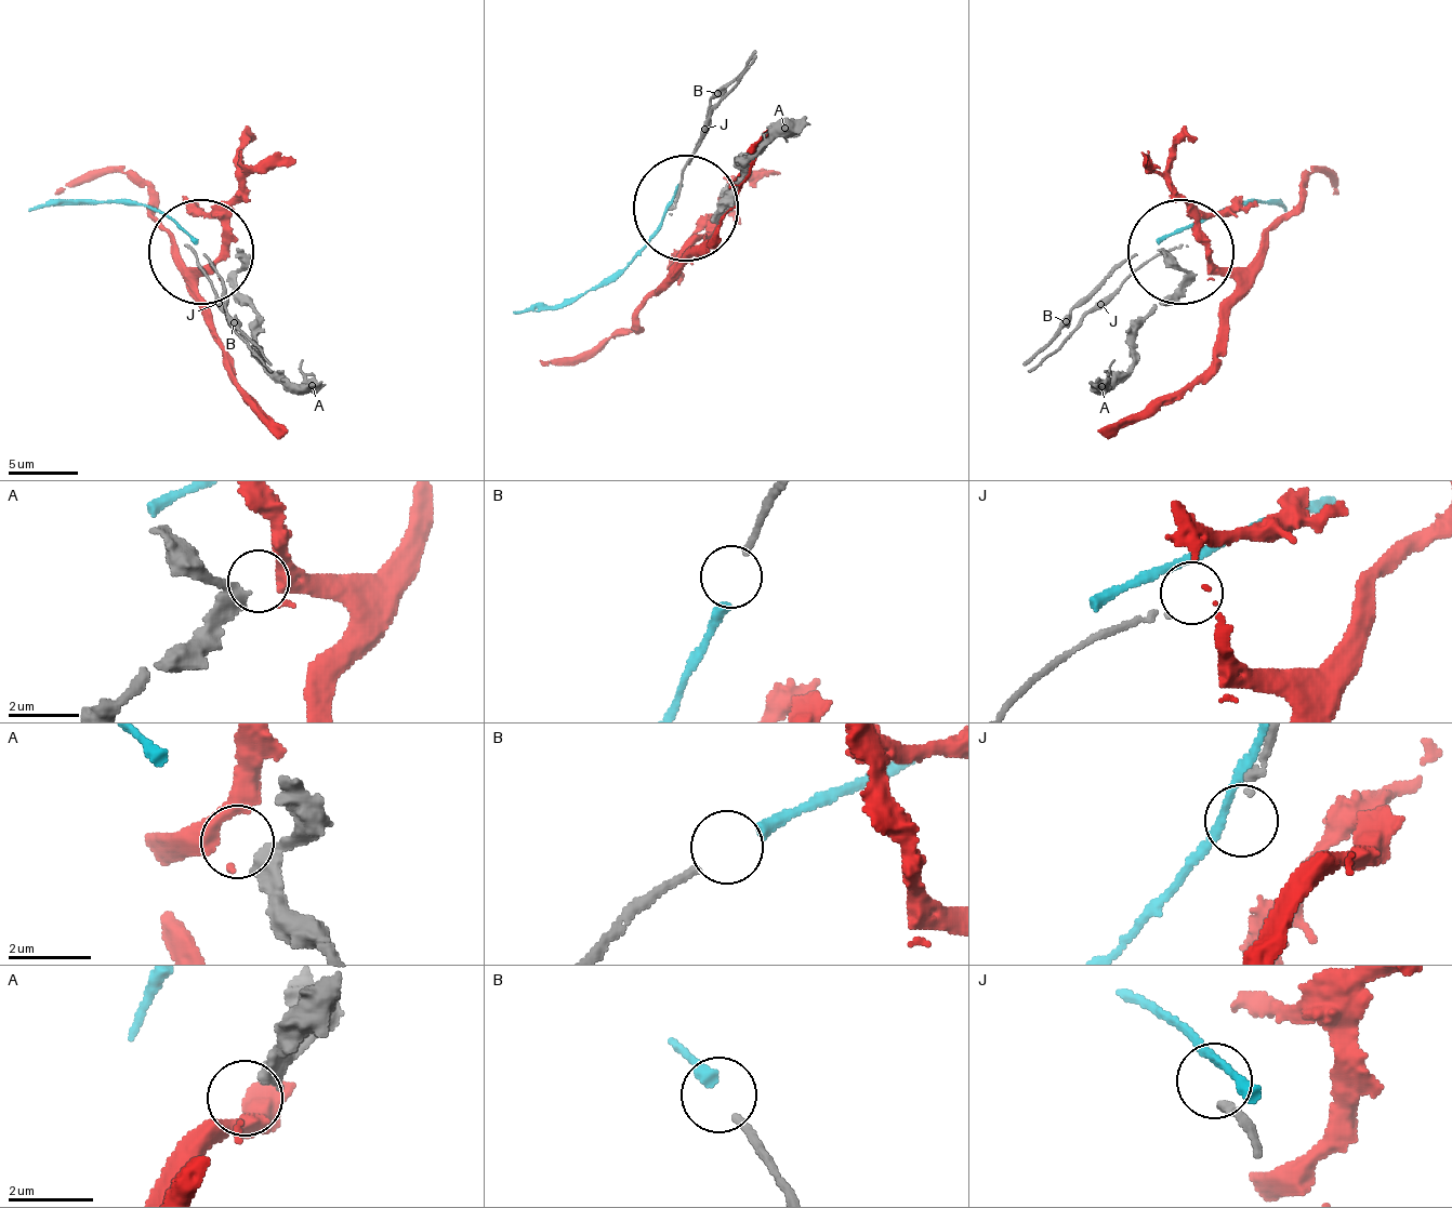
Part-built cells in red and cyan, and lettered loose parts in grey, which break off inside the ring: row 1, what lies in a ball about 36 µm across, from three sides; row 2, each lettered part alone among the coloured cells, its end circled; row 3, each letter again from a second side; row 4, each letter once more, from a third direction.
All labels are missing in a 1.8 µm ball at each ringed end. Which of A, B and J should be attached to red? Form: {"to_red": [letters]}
{"to_red": ["A"]}

